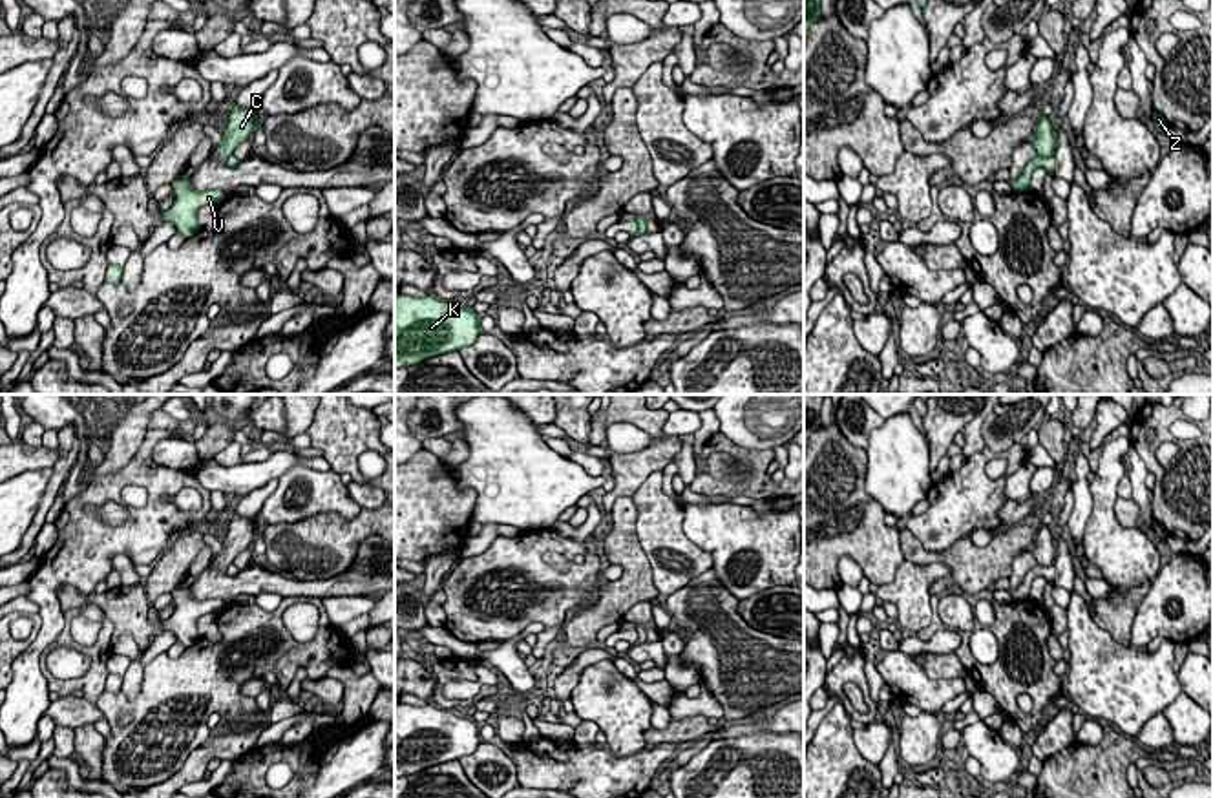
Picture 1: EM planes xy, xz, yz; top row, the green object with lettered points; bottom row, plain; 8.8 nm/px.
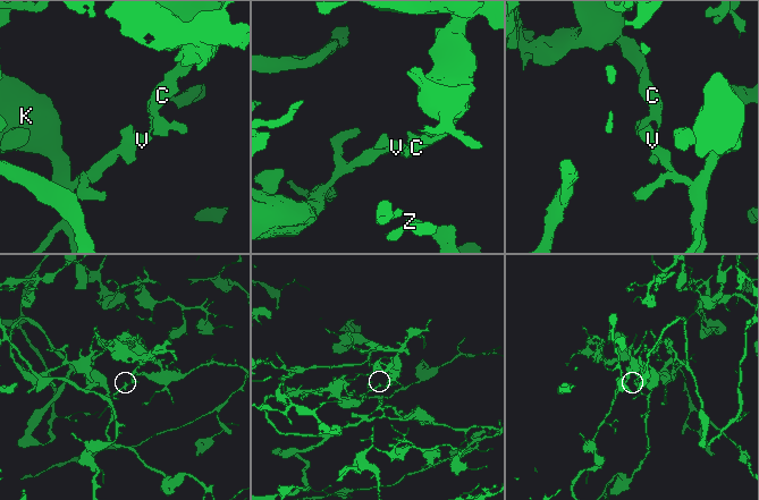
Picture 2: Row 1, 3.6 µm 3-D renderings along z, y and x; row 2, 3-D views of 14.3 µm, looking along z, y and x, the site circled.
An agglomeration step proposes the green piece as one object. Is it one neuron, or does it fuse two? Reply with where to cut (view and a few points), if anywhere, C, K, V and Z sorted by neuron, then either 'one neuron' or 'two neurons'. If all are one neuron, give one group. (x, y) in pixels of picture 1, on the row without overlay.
yz (1038, 563), (1051, 566) | C / K V Z | two neurons

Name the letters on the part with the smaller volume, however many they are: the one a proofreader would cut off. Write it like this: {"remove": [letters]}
{"remove": ["C"]}

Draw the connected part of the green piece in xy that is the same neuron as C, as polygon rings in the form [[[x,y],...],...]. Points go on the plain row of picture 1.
[[[234,515],[228,520],[228,530],[223,539],[221,548],[221,564],[228,568],[232,561],[248,546],[252,546],[252,541],[258,533],[256,517],[241,517]]]

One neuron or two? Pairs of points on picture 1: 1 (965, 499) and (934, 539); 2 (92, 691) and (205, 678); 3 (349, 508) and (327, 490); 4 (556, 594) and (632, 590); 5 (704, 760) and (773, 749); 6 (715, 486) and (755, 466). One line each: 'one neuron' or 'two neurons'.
1: one neuron
2: two neurons
3: one neuron
4: two neurons
5: one neuron
6: one neuron

